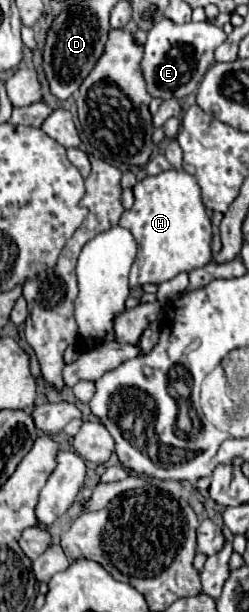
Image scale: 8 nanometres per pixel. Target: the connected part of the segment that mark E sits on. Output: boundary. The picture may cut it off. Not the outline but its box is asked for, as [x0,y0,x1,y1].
[141,19,225,99]

